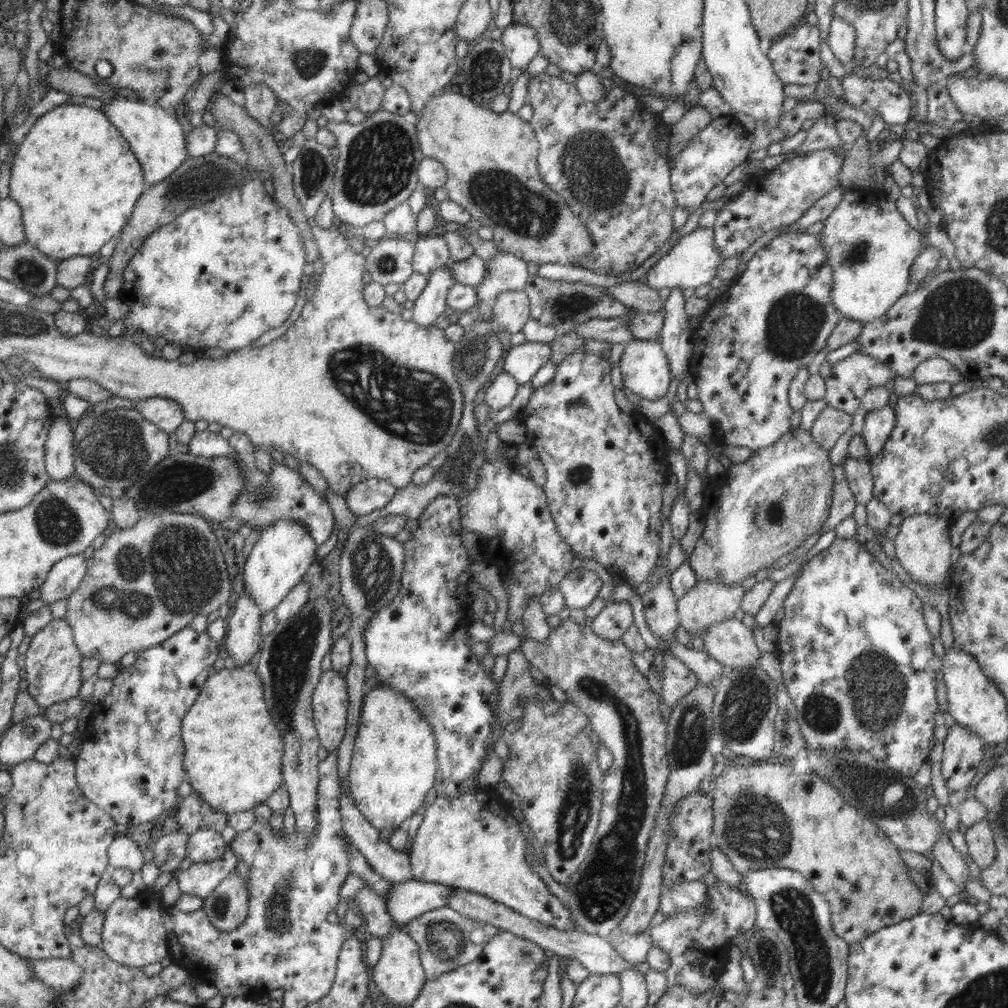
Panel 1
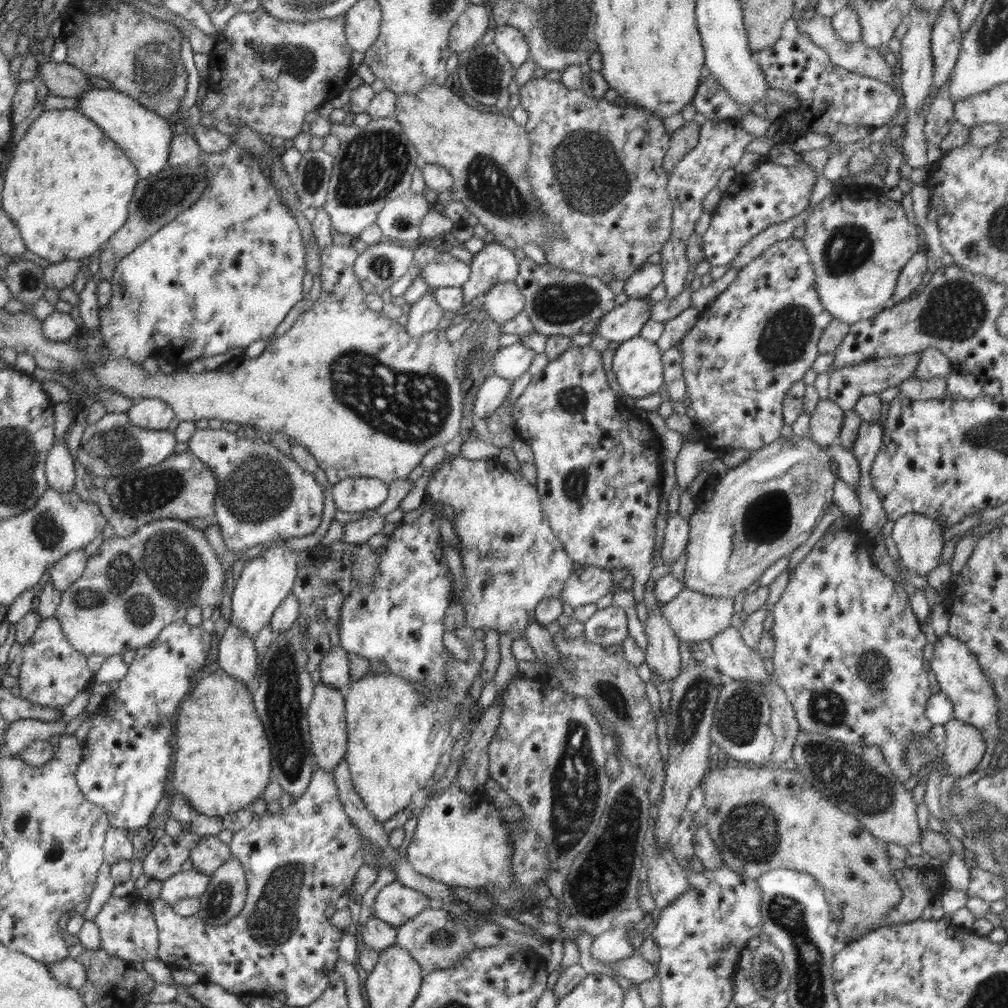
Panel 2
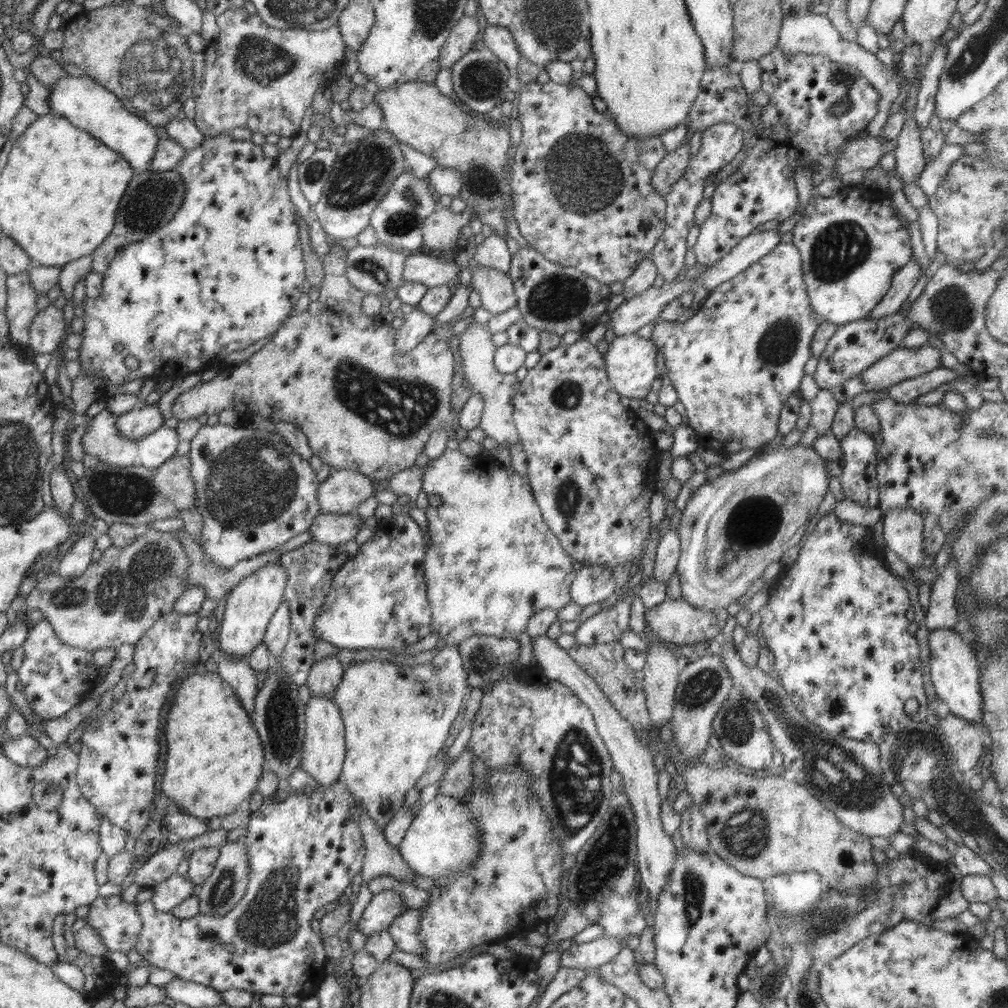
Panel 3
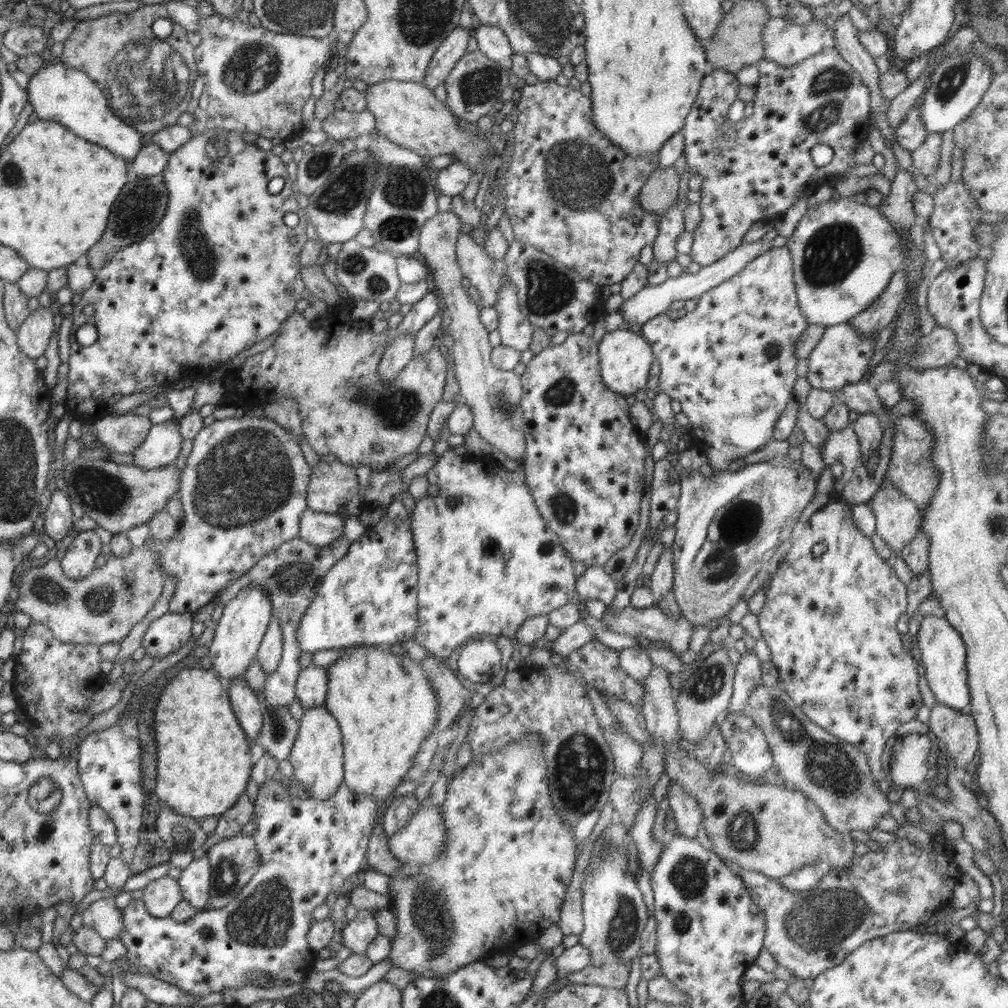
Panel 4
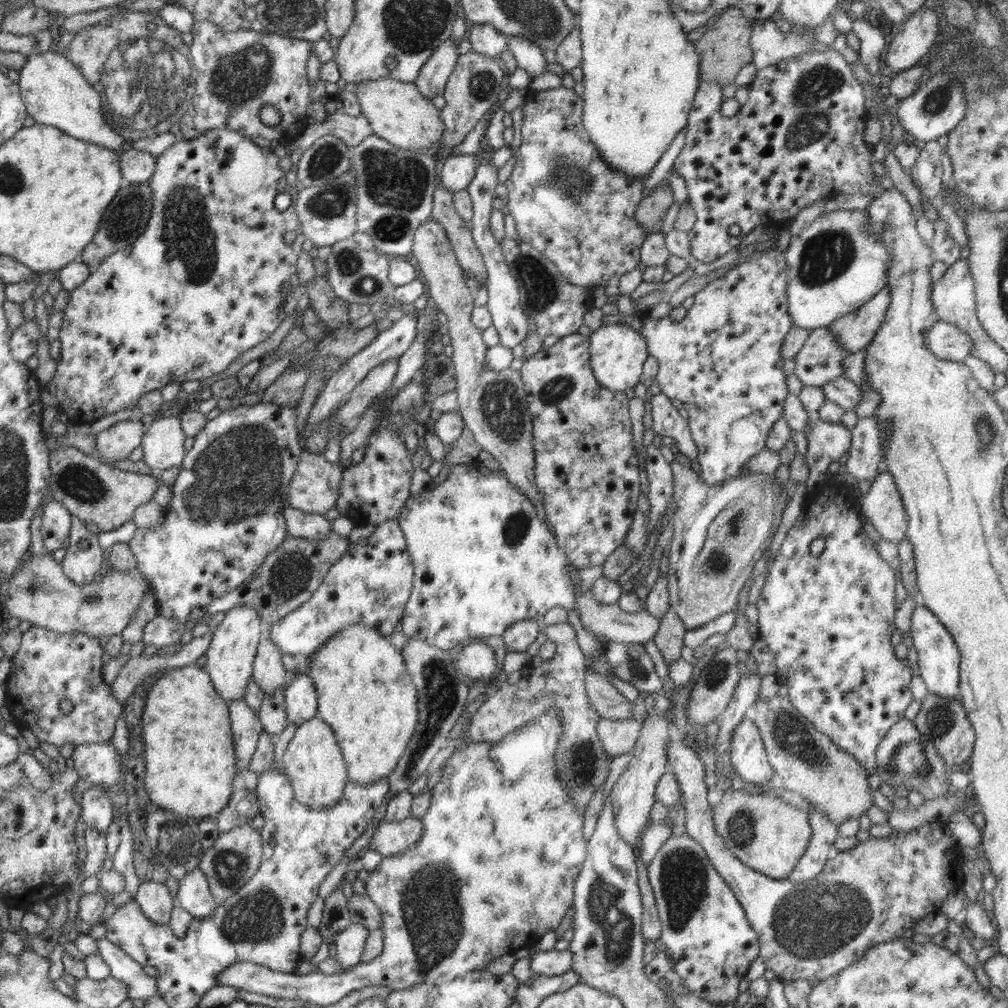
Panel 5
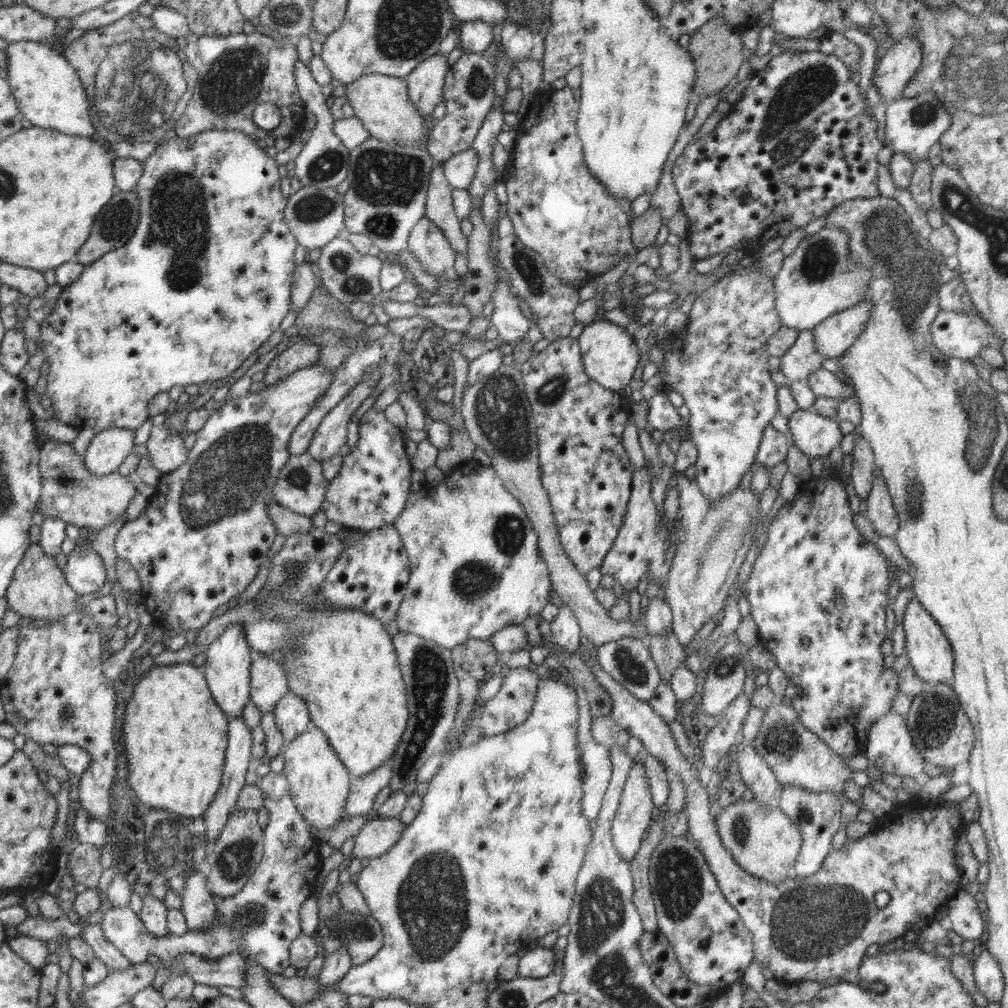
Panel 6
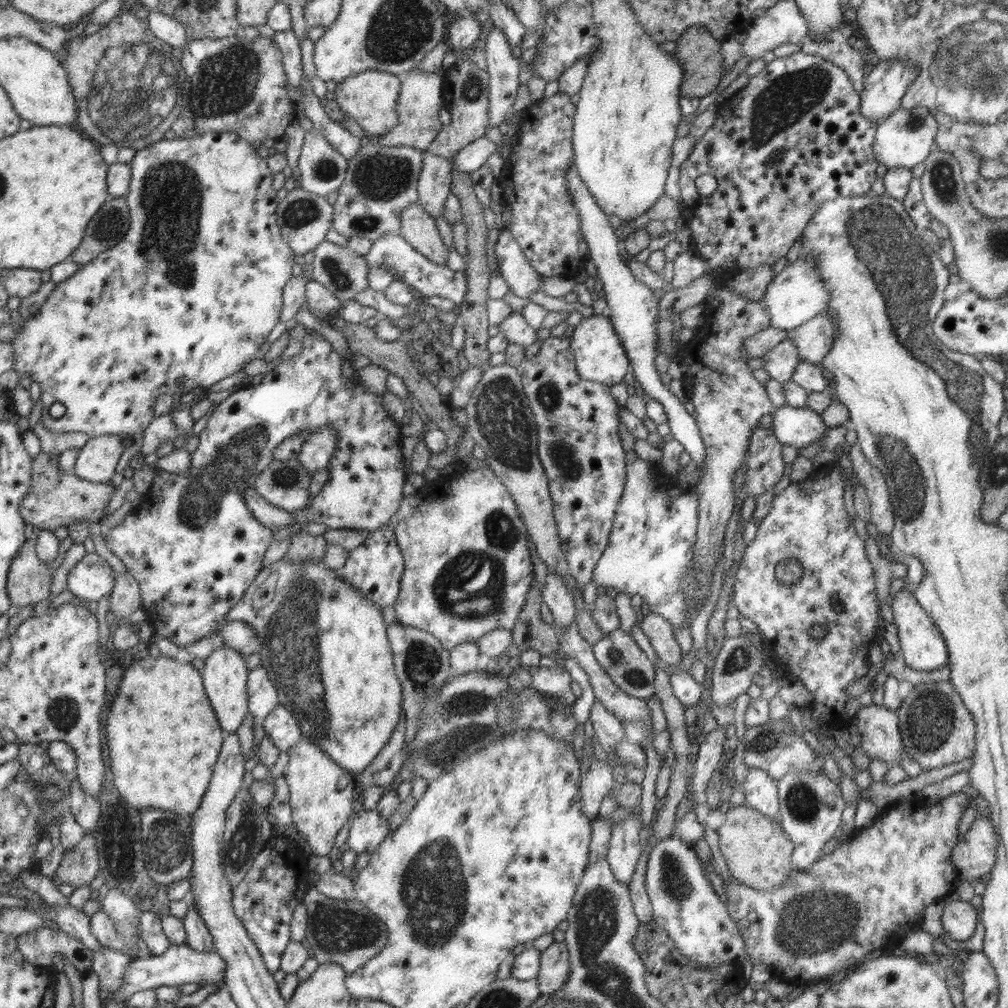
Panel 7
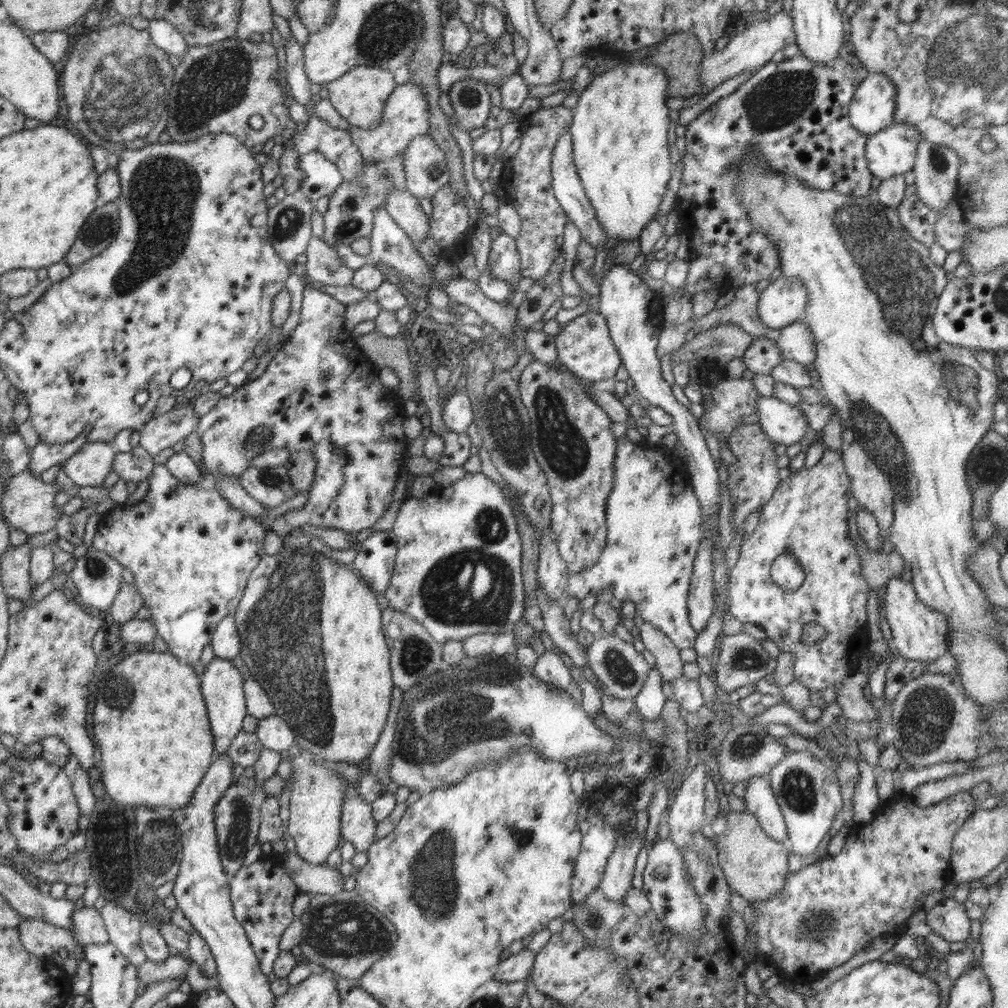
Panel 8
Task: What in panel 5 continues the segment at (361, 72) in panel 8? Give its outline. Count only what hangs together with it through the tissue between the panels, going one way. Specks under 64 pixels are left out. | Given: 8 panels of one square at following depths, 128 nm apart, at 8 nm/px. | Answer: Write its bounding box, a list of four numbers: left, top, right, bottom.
[357,78,445,154]

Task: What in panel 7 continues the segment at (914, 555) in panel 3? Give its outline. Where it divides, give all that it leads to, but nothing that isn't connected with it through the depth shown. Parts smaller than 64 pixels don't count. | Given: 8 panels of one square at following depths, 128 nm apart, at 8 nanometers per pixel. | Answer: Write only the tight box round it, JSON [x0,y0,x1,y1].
[847,443,894,535]

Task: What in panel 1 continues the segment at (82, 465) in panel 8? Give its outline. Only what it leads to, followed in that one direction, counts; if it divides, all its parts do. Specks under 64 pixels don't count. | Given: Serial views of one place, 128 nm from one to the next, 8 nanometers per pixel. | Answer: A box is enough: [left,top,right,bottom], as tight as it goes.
[132,397,186,434]

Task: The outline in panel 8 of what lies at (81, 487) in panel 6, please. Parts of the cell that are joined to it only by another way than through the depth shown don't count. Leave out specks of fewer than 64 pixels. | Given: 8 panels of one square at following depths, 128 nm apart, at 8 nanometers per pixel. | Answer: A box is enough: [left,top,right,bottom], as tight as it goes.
[2,469,63,537]

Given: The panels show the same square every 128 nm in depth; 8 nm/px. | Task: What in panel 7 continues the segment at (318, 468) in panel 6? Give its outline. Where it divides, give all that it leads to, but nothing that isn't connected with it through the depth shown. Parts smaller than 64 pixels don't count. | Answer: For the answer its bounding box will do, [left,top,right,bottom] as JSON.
[254,459,316,513]

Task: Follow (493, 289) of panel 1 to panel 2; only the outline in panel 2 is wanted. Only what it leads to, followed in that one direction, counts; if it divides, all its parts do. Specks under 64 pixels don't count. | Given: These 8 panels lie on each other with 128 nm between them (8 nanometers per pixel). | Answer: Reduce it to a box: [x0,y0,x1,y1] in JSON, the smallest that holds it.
[464,242,518,308]

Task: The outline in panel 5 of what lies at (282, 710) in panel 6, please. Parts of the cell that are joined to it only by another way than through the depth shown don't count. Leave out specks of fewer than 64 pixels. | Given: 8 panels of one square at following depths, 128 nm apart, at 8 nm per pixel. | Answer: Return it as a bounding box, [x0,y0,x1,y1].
[285,674,318,726]

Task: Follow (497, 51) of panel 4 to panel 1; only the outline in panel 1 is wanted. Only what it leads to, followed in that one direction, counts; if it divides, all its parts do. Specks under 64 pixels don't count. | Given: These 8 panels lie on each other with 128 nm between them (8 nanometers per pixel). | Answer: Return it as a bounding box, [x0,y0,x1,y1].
[499,22,540,71]

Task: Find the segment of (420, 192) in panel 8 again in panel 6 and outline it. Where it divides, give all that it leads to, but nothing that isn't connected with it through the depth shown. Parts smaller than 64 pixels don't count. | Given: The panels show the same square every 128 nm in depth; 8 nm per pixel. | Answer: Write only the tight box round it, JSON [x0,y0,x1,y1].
[425,164,468,256]

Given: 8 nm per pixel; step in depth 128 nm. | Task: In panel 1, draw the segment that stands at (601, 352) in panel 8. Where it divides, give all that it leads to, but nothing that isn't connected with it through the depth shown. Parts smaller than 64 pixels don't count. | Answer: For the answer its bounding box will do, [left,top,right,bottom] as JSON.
[619,340,673,400]

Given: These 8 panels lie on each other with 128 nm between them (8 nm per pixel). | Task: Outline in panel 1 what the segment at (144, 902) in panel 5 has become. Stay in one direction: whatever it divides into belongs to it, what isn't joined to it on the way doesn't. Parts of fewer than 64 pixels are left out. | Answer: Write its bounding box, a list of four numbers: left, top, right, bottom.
[178,844,238,898]

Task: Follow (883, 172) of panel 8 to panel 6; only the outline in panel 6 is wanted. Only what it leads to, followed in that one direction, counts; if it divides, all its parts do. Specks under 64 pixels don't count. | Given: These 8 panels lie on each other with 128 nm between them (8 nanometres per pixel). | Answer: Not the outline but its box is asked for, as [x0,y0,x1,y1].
[884,92,952,160]

